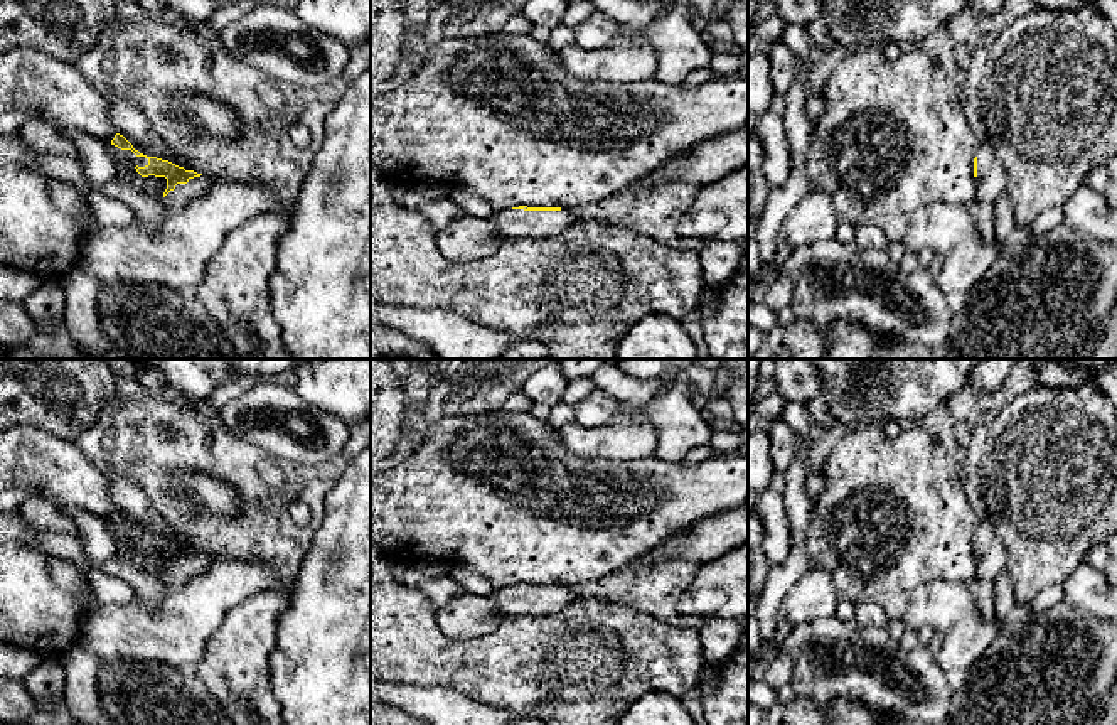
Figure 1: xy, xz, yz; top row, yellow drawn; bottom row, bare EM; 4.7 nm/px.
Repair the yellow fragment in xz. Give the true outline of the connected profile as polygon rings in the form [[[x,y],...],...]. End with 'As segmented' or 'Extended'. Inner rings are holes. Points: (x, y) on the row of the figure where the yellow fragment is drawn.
[[[519,206],[505,211],[494,211],[489,218],[494,236],[509,238],[553,238],[569,229],[580,216],[561,207]]]. Extended

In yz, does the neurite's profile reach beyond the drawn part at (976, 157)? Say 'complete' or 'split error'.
split error

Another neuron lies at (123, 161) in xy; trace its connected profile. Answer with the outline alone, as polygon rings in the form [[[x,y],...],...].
[[[111,140],[106,145],[106,152],[115,164],[116,169],[116,179],[131,184],[138,187],[143,194],[162,199],[163,192],[167,189],[167,179],[165,177],[142,177],[136,172],[135,160],[138,158],[131,150],[121,150],[111,143]]]

